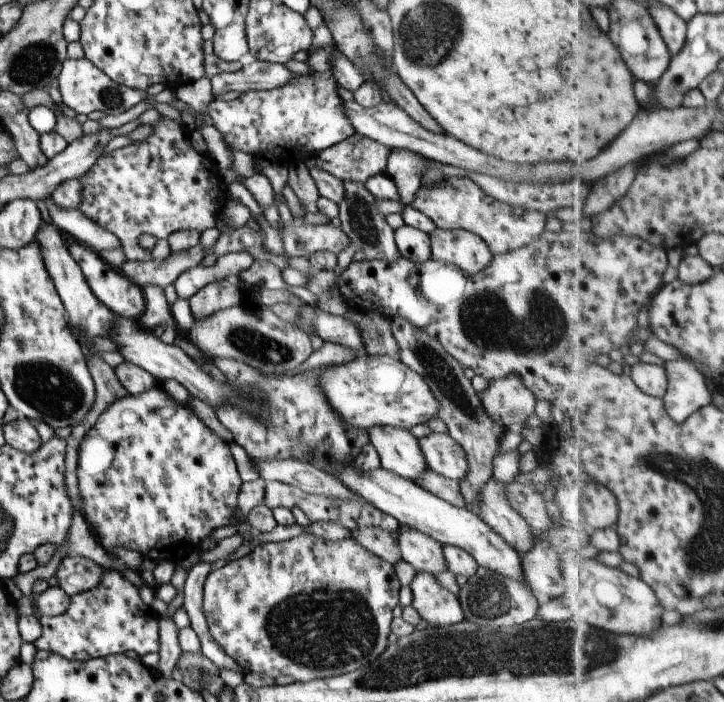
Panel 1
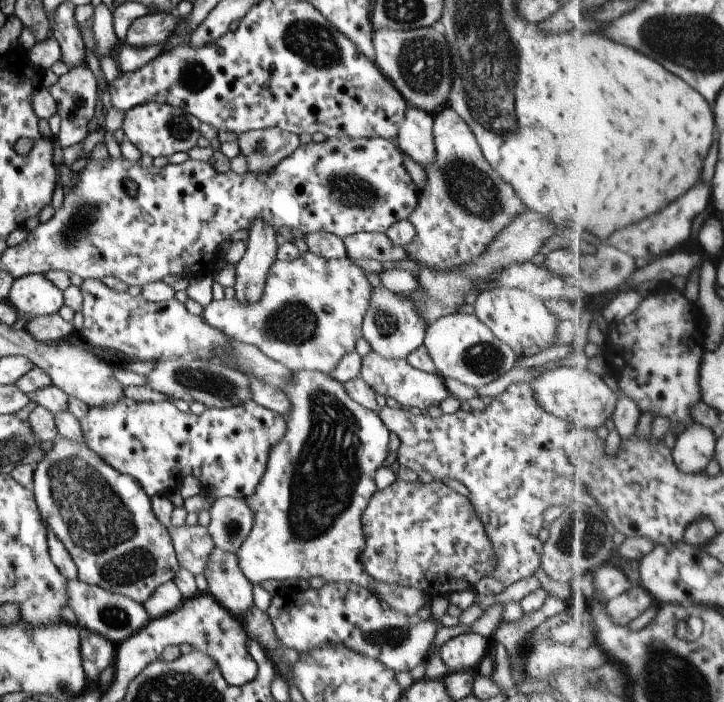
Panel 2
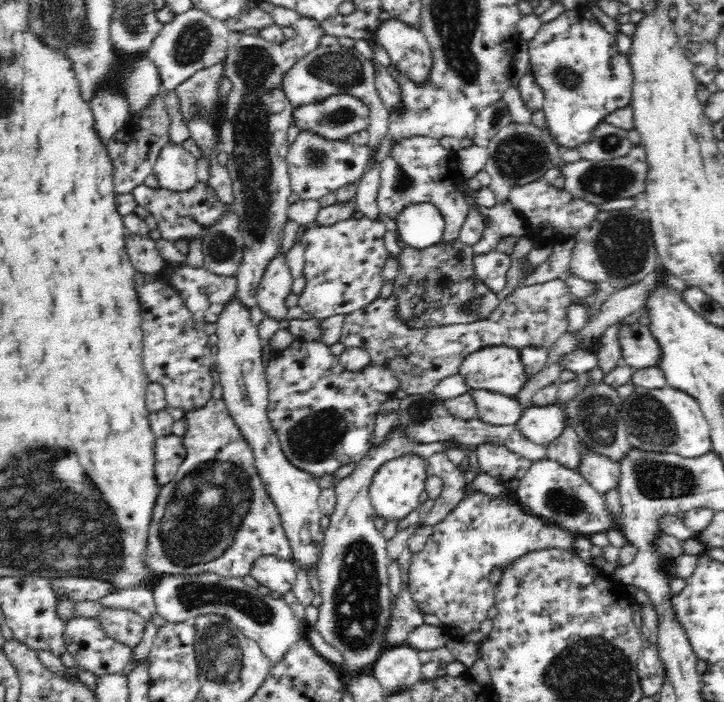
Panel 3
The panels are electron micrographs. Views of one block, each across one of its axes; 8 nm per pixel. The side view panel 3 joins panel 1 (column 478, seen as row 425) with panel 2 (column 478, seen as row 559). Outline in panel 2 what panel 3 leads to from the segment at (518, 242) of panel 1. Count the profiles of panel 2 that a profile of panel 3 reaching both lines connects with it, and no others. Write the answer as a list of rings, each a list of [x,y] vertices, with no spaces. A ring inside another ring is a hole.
[[[446,105],[444,108],[439,110],[434,116],[433,116],[433,144],[435,147],[435,160],[432,165],[428,165],[425,168],[425,174],[426,174],[426,183],[425,186],[418,190],[418,201],[415,205],[414,211],[410,214],[409,222],[414,226],[414,229],[416,230],[416,237],[414,238],[413,242],[410,242],[410,245],[407,245],[406,247],[400,247],[405,248],[405,254],[407,255],[406,259],[409,259],[411,262],[414,262],[418,267],[421,268],[428,268],[432,271],[441,271],[442,273],[446,273],[447,271],[454,271],[455,269],[460,269],[463,265],[468,265],[469,263],[472,263],[475,259],[478,259],[479,257],[482,257],[482,254],[496,241],[496,238],[520,215],[523,214],[528,208],[522,203],[522,200],[514,193],[514,190],[512,189],[512,186],[510,184],[507,184],[502,178],[496,173],[496,170],[490,164],[484,159],[484,156],[482,155],[481,149],[479,148],[478,142],[476,141],[476,138],[474,137],[474,134],[472,133],[472,130],[466,125],[466,122],[462,120],[461,117],[458,117],[458,114],[454,112],[454,110],[451,110]]]

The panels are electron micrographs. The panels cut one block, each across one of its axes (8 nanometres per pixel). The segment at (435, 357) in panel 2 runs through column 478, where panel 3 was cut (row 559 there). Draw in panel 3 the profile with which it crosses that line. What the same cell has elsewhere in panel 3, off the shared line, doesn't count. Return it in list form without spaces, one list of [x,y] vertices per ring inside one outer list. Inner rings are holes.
[[[394,427],[381,445],[374,445],[363,456],[356,468],[334,488],[336,506],[330,516],[330,526],[324,532],[324,543],[320,559],[316,564],[321,594],[317,597],[320,611],[314,628],[330,646],[338,649],[344,657],[342,666],[336,666],[341,676],[351,678],[361,674],[362,668],[374,664],[386,648],[385,633],[392,614],[390,598],[387,541],[376,529],[377,513],[372,507],[369,489],[376,472],[382,464],[400,458],[404,454],[415,454],[430,458],[432,454],[446,451],[449,441],[418,443],[404,435],[402,429]]]

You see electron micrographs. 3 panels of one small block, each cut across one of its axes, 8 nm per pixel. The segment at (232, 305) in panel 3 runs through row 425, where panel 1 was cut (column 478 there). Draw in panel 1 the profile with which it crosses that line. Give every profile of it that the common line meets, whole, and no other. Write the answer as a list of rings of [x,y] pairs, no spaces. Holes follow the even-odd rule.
[[[434,229],[430,232],[431,259],[451,264],[466,274],[478,274],[484,270],[493,254],[480,236],[460,229]]]

